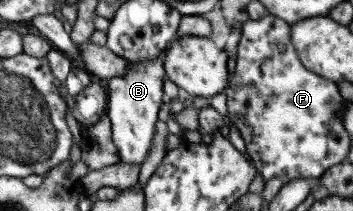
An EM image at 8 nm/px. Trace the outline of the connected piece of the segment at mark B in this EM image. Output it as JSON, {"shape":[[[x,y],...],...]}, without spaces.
{"shape":[[[167,49],[150,60],[132,62],[123,75],[105,81],[107,92],[106,115],[112,124],[112,141],[119,153],[119,162],[137,164],[141,167],[147,158],[155,137],[158,112],[164,99],[164,59]]]}

